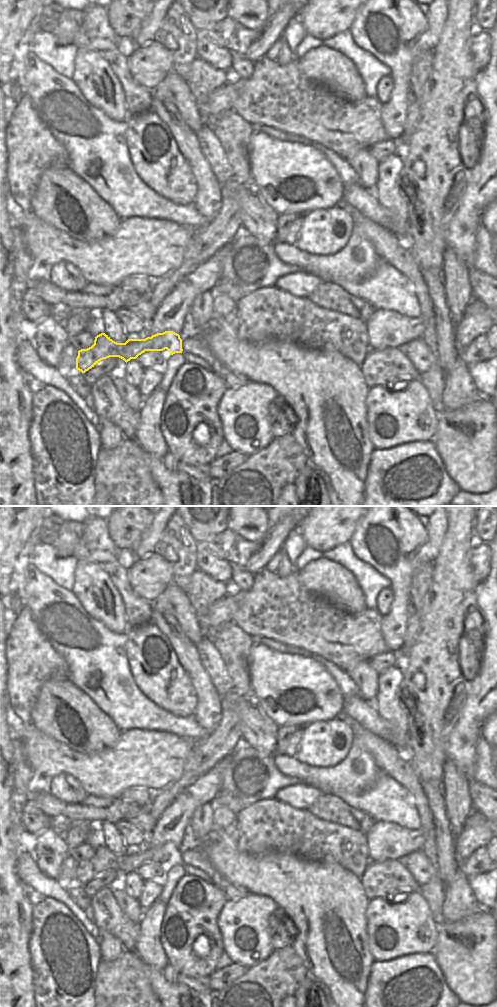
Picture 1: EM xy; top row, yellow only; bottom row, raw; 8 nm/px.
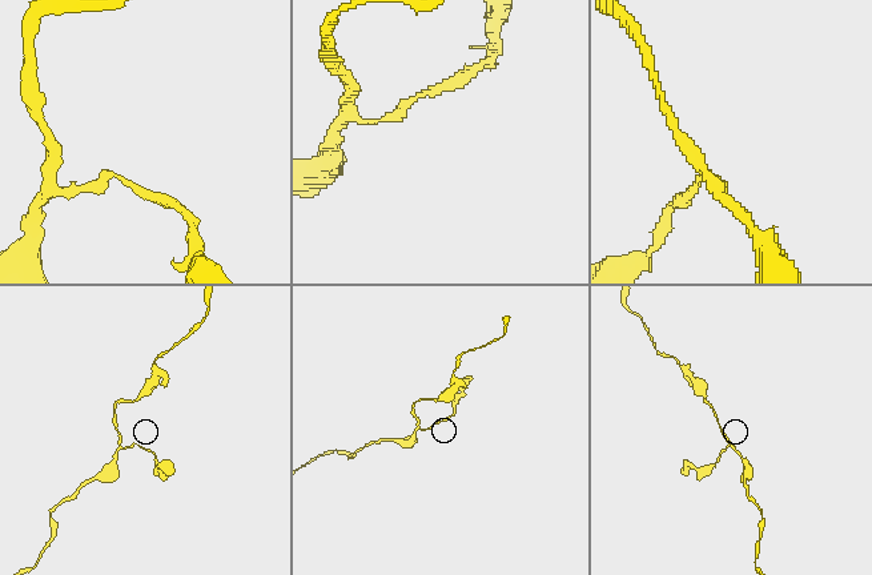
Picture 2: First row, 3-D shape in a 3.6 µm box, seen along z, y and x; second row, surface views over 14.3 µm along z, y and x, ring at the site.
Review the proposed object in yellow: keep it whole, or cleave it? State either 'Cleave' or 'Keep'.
Keep

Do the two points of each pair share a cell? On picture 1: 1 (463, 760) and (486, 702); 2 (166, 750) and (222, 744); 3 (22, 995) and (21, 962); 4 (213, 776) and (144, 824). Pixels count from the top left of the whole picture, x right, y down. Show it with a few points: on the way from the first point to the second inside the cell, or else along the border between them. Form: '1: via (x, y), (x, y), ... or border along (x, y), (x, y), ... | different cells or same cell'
1: via (464, 746), (469, 741), (469, 720), (472, 716) | same cell
2: border along (195, 742), (184, 769) | different cells
3: via (21, 987), (21, 970) | same cell
4: border along (156, 821), (148, 835) | different cells

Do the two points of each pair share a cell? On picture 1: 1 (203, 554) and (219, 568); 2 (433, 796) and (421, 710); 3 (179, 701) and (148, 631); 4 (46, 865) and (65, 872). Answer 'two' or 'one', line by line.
1: one
2: two
3: one
4: two

